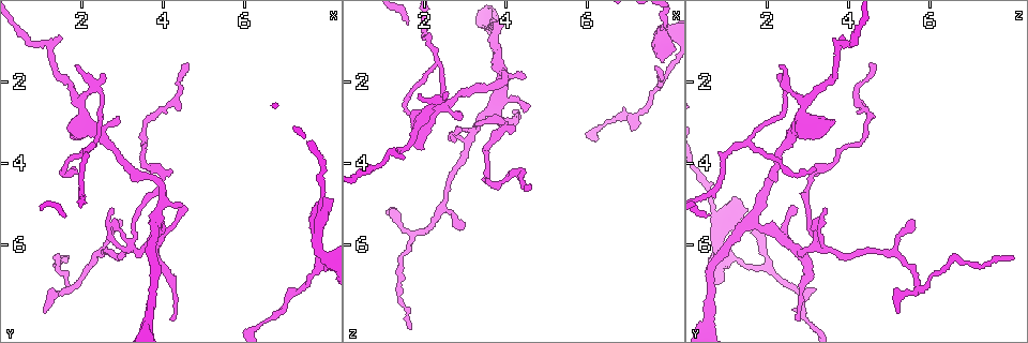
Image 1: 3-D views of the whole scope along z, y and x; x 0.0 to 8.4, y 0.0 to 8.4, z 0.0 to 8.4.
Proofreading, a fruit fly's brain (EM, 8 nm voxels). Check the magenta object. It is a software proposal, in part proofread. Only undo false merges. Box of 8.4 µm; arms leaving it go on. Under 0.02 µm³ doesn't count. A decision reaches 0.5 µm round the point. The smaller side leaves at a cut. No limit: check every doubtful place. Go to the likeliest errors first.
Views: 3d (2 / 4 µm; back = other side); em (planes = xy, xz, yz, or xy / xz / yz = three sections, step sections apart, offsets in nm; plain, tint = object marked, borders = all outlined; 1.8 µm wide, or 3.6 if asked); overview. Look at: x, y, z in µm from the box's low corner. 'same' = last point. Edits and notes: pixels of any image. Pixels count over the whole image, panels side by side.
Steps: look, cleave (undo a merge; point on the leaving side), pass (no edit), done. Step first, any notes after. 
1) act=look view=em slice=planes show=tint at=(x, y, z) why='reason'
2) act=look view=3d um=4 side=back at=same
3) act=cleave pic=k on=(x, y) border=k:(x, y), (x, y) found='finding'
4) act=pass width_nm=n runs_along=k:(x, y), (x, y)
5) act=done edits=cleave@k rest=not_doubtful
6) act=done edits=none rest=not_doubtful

act=look view=3d um=2 at=(3.20, 5.95, 3.20) why='a fork'

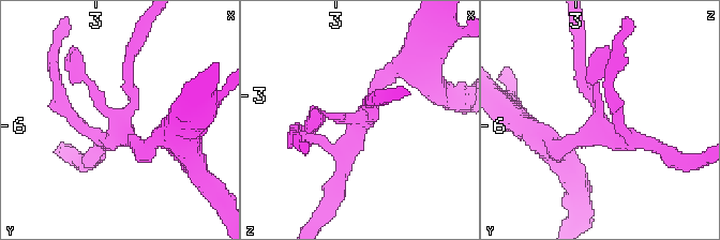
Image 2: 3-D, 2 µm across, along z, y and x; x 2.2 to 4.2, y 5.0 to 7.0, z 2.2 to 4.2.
act=look view=em slice=yz step=4 show=tint at=(3.26, 6.00, 3.14)

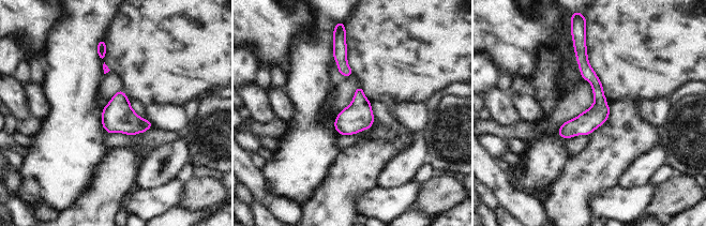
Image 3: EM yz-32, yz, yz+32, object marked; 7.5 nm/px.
act=pass runs_along=3:(581, 48), (598, 107), (564, 135) found='all the same neuron'

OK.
act=look view=em slice=planes show=plain at=(2.05, 2.35, 2.70) why='sharp bend'

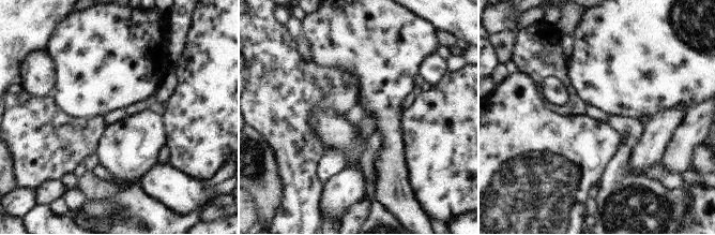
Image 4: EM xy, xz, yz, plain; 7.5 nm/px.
act=look view=em slice=planes show=tint at=same

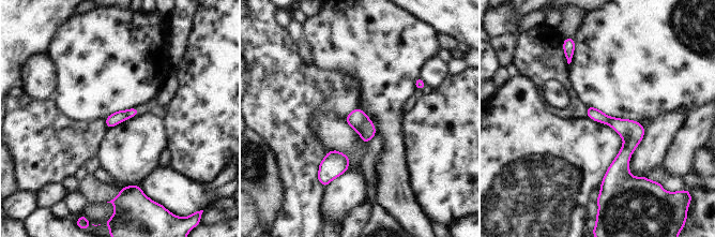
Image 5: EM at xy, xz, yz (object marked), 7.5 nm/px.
act=pass runs_along=5:(590, 109), (627, 136), (605, 182) found='continuous, no second neuron'

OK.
act=look view=em slice=planes show=tint at=(3.80, 5.40, 1.65) why='three-way junction'

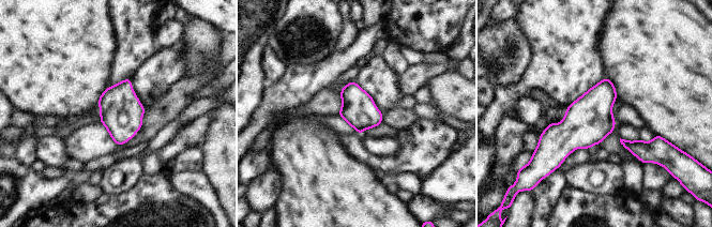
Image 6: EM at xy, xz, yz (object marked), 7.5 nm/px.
act=pass found='all the same neuron'

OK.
act=look view=em slice=xy step=16 show=tint at=(1.75, 7.05, 5.75)

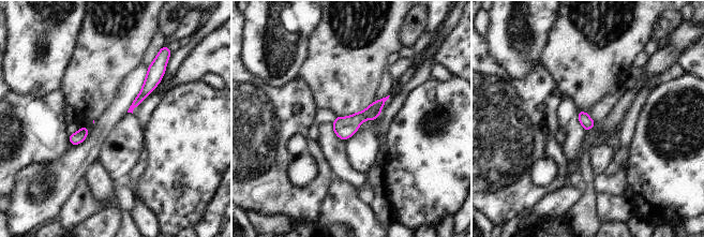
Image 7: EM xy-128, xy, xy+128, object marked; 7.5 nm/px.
act=pass found='continuous, no second neuron'

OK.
act=look view=3d um=4 at=(7.80, 5.55, 0.75) why='three-way junction'

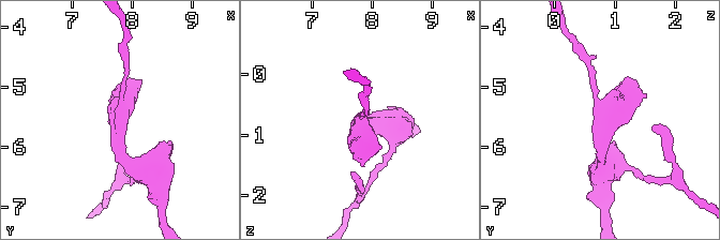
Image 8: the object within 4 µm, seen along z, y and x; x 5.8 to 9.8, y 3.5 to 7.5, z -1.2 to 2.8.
act=look view=em slice=planes show=tint at=(7.75, 5.55, 0.80) arms=3 why='need the tissue'

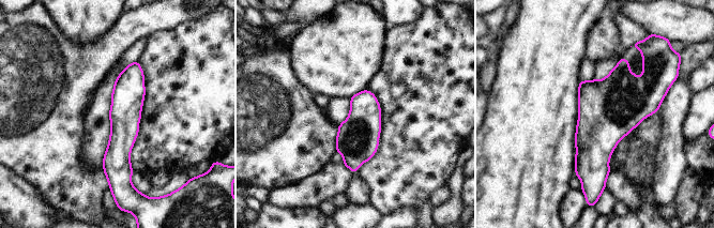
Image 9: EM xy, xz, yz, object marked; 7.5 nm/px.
act=pass runs_along=9:(136, 64), (117, 165), (110, 176) found='all the same neuron'

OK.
act=done edits=none rest=not_doubtful

